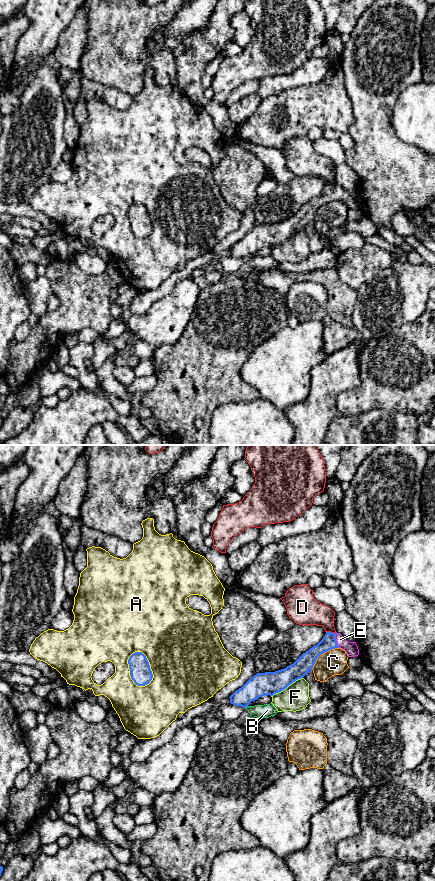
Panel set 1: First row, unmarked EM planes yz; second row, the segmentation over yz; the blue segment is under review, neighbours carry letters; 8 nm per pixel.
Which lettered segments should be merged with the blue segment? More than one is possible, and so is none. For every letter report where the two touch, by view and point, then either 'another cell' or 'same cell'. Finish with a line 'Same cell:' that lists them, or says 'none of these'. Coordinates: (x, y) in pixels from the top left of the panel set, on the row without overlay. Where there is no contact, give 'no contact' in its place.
A: yz (130, 224) | another cell
B: yz (246, 258) | another cell
C: yz (321, 205) | another cell
D: yz (330, 184) | another cell
E: yz (335, 192) | same cell
F: yz (286, 239) | another cell
Same cell: E

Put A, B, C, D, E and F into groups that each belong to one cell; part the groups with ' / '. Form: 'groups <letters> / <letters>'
groups A / B / C / D / E / F

